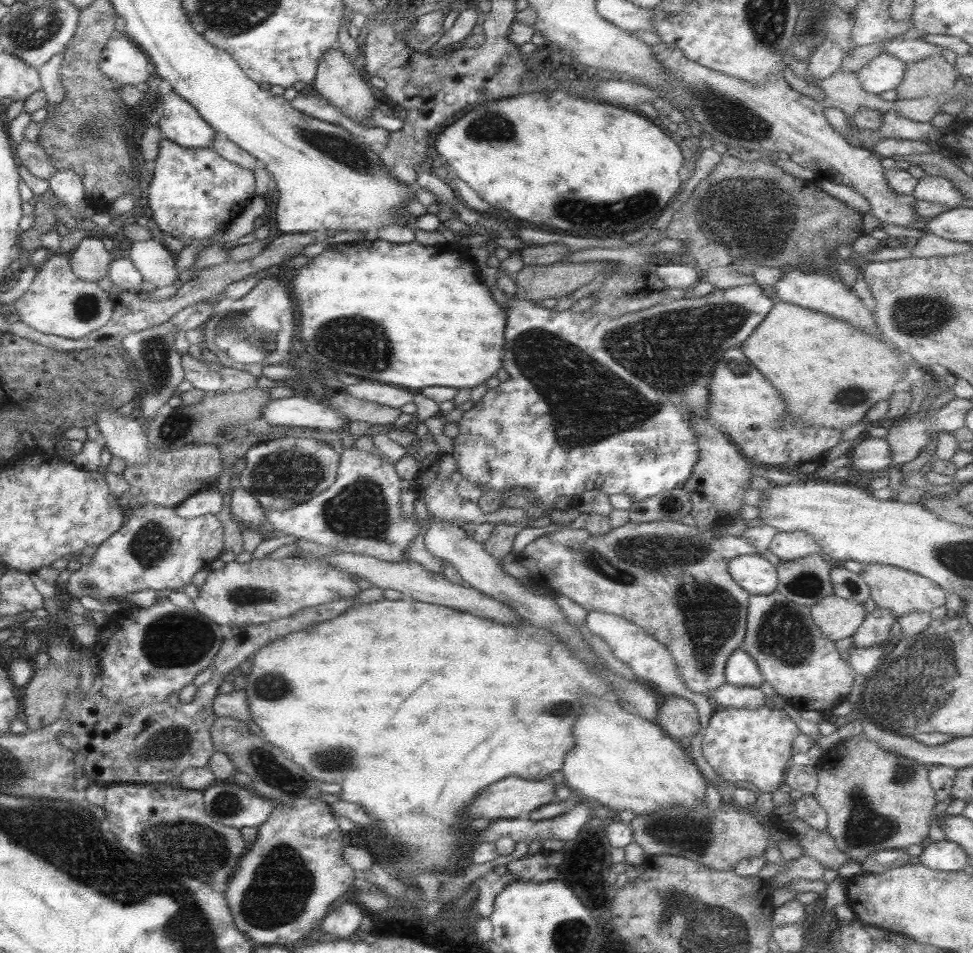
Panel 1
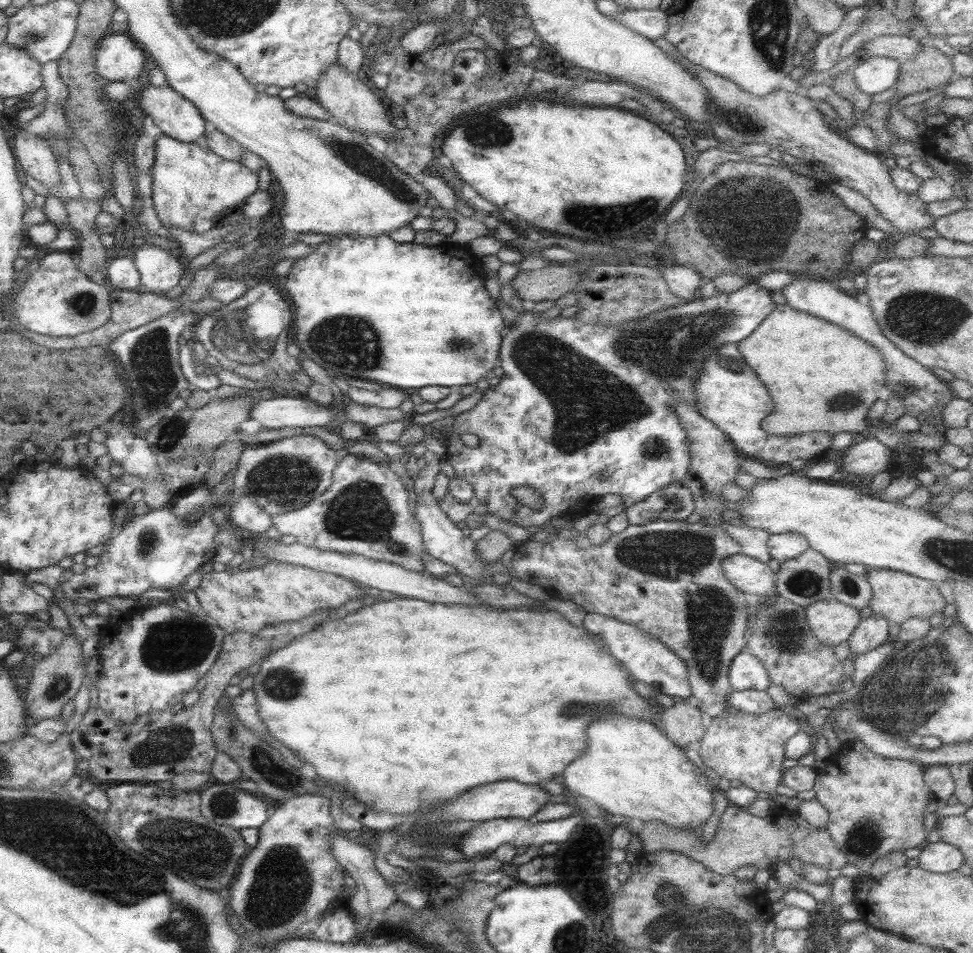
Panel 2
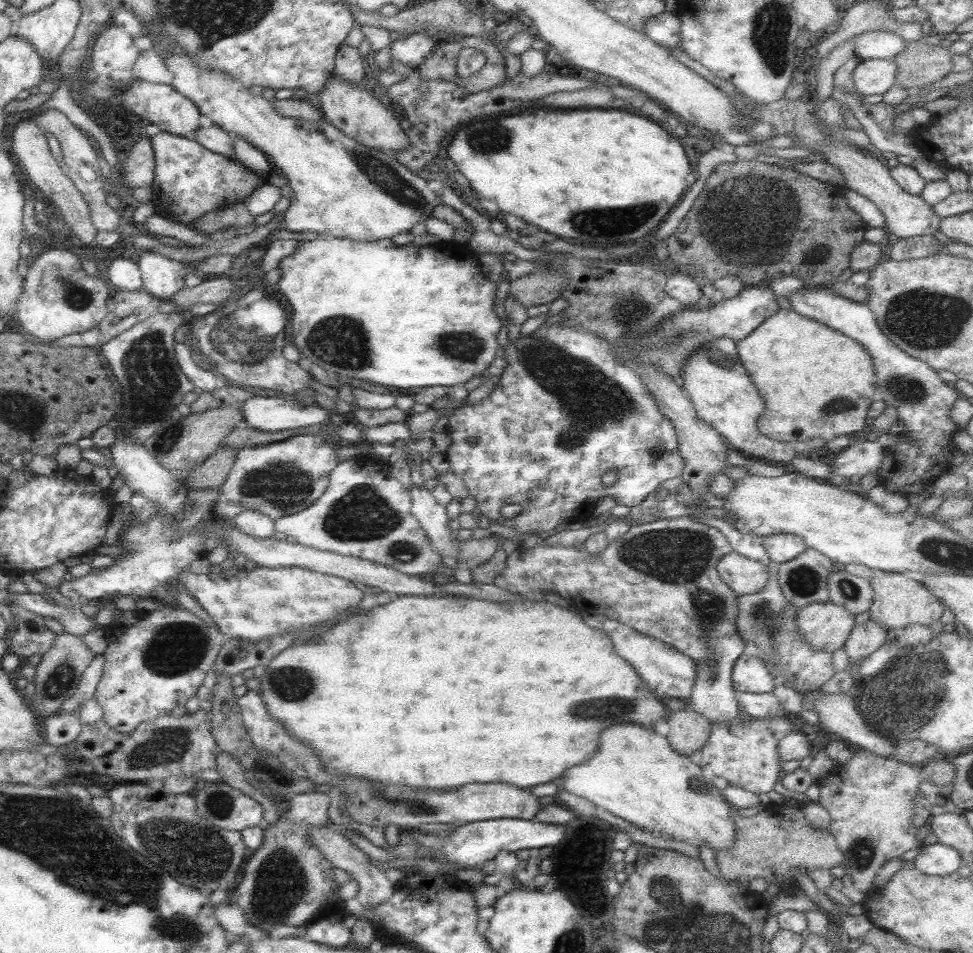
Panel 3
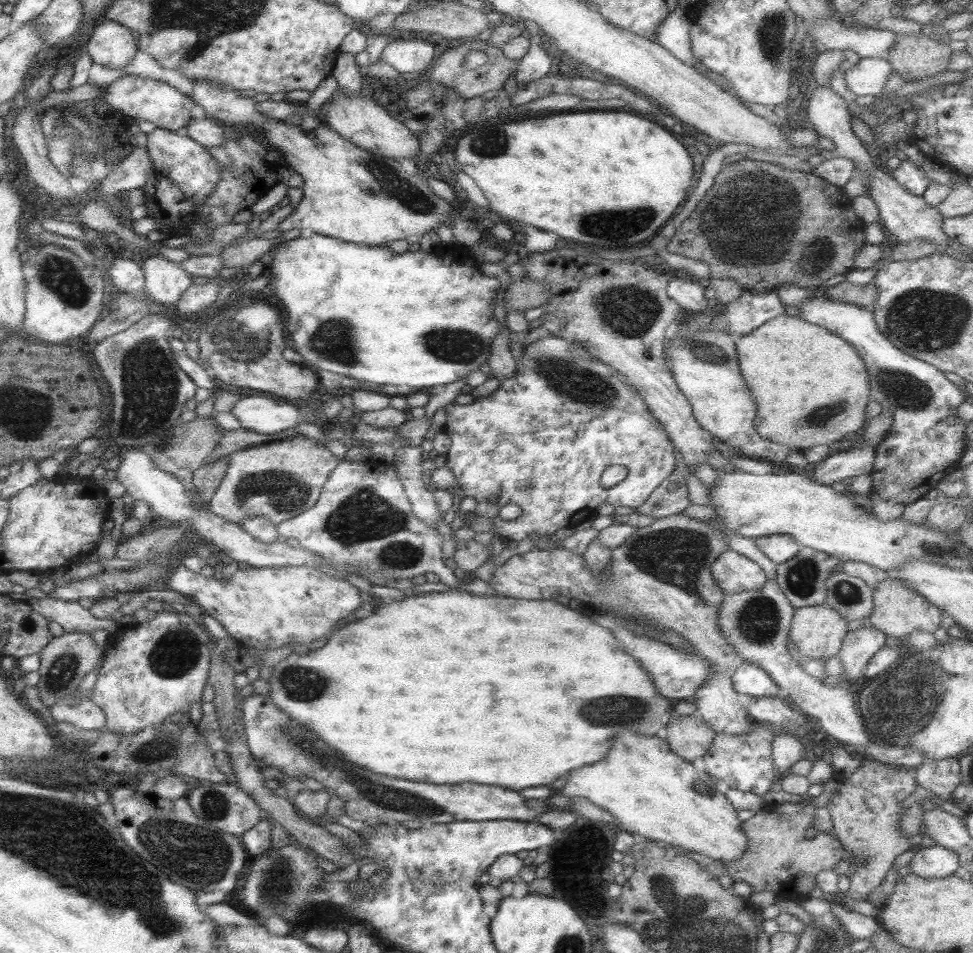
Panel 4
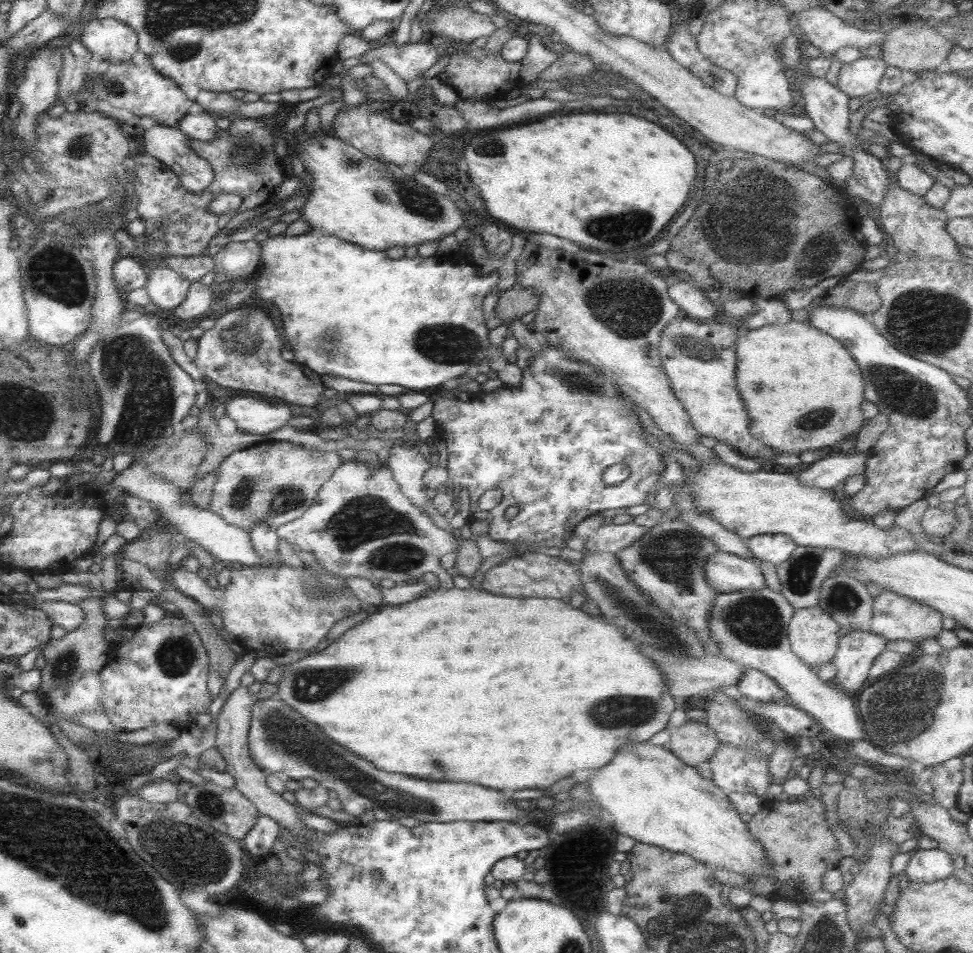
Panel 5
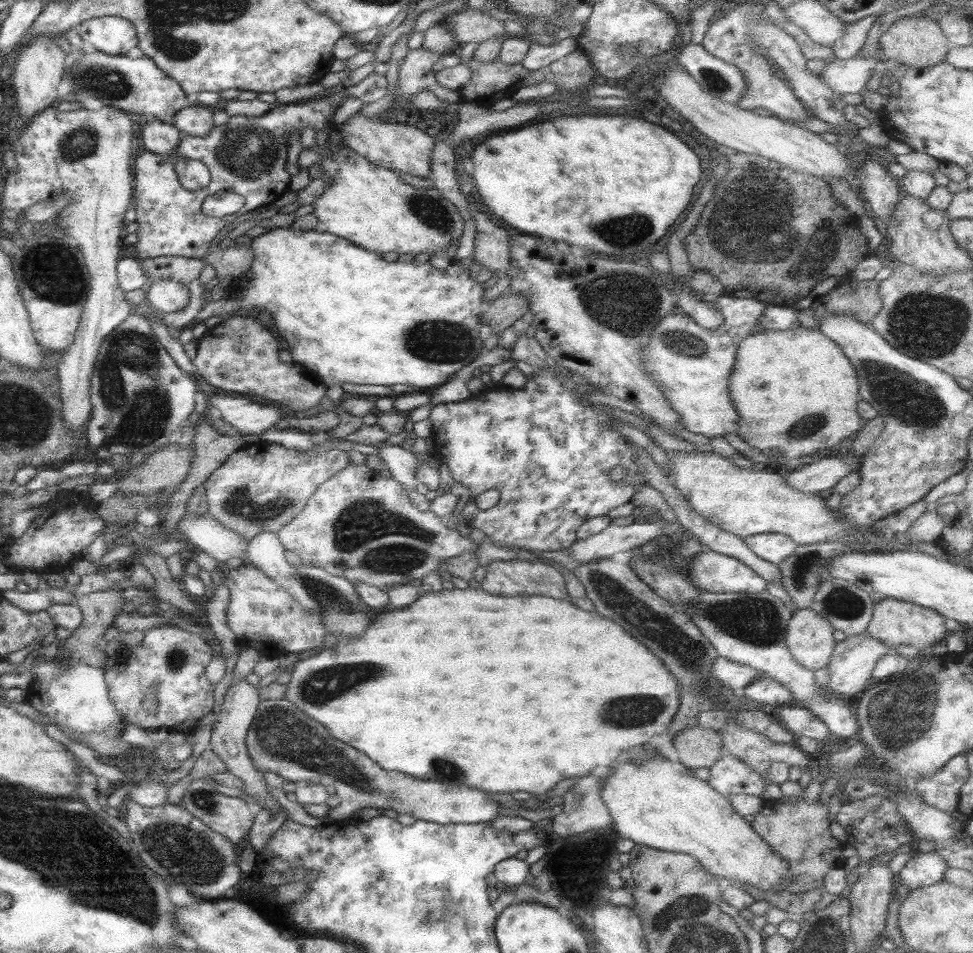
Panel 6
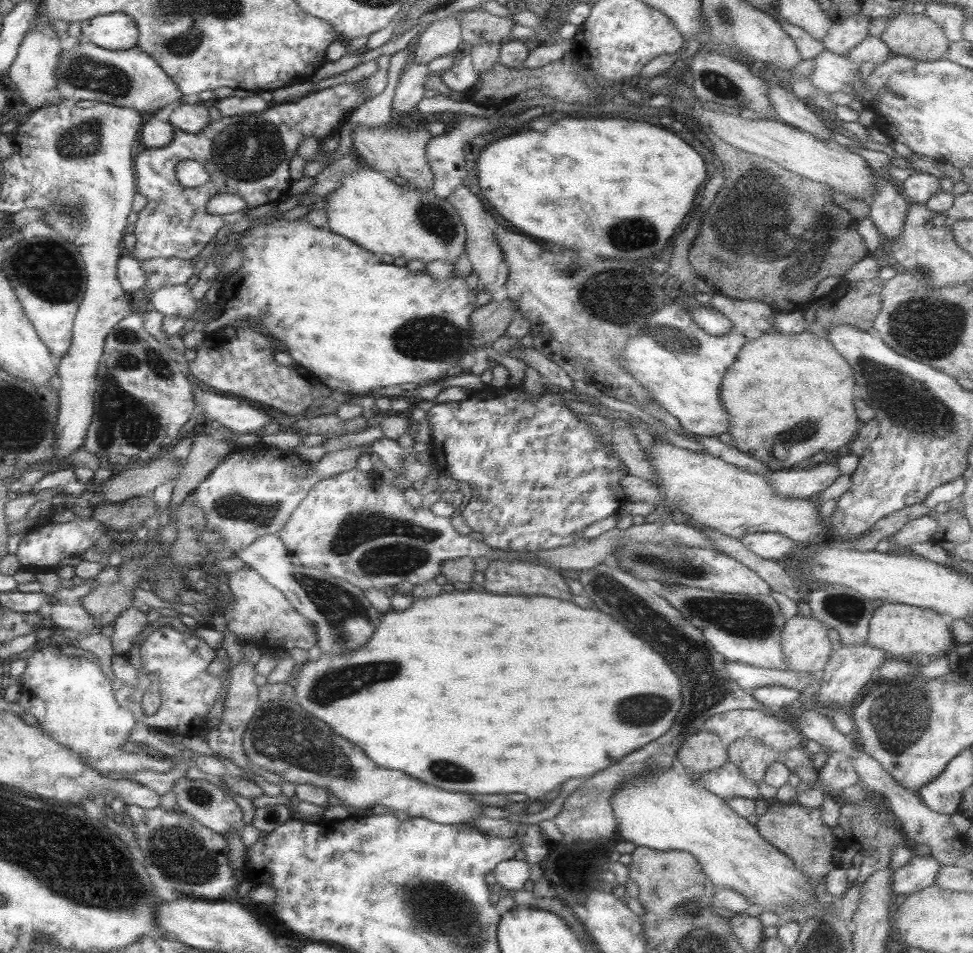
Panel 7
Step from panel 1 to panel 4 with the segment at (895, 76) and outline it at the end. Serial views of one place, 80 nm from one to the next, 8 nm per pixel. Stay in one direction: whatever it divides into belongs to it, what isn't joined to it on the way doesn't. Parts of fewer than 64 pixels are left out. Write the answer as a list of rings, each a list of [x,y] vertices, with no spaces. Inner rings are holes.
[[[860,58],[843,75],[846,90],[855,97],[877,97],[885,86],[890,72],[891,66],[885,58]]]

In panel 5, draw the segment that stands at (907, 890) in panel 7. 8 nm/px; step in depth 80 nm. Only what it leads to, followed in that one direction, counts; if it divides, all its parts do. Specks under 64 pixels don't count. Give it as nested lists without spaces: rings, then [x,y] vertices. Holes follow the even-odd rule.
[[[914,850],[903,872],[913,884],[933,882],[950,876],[955,869],[947,853],[938,850]]]

